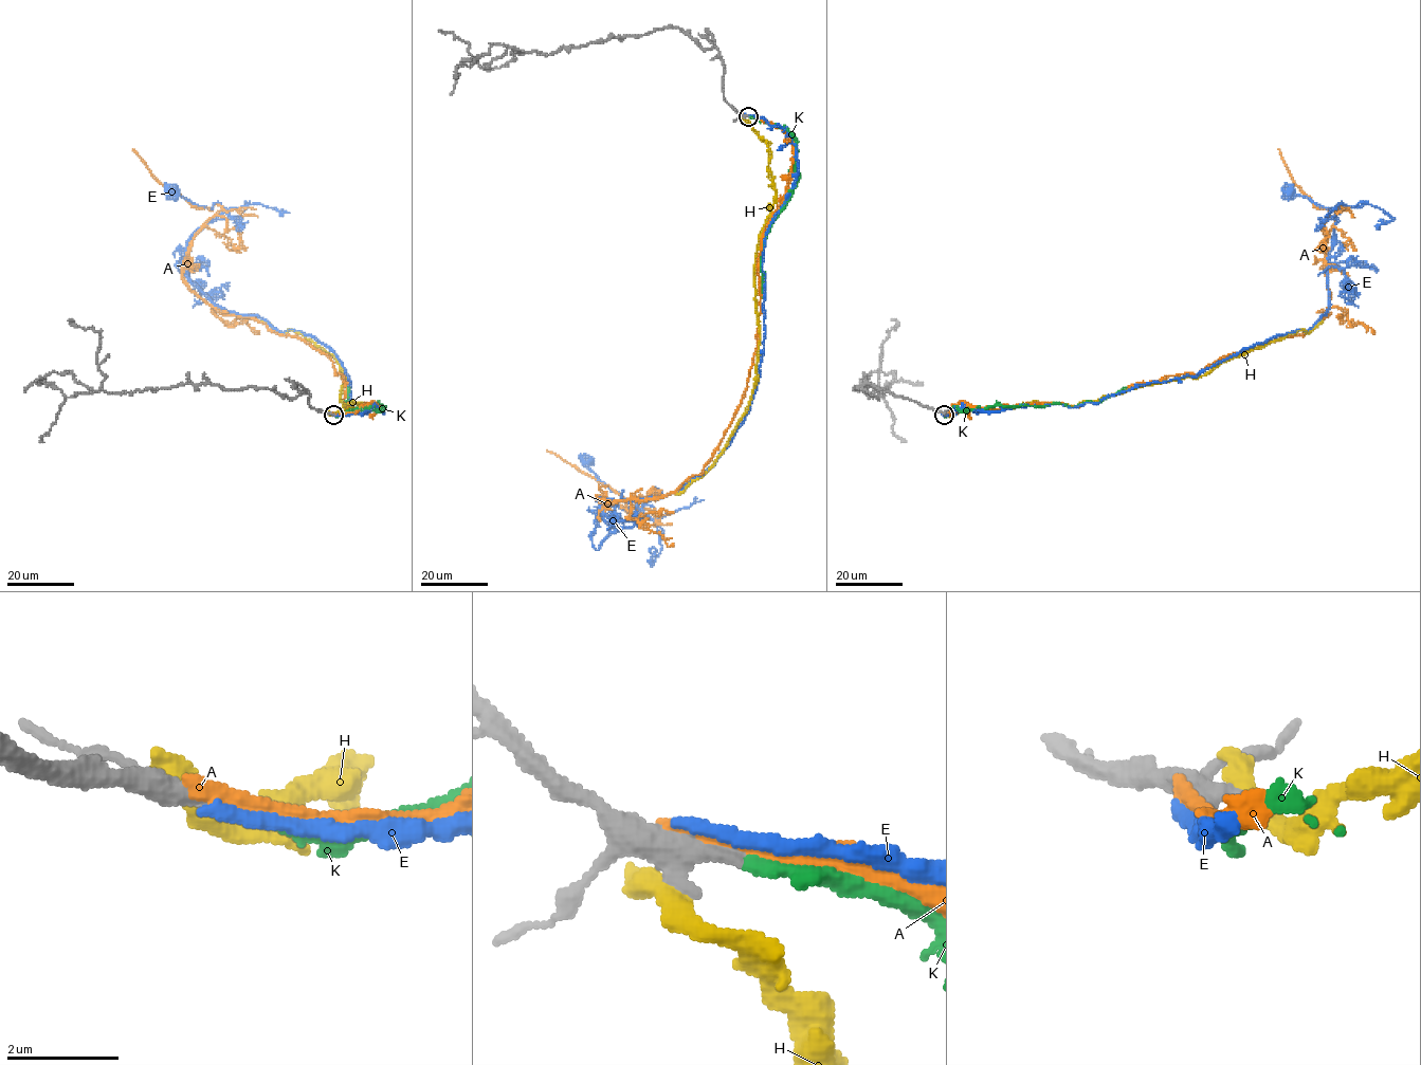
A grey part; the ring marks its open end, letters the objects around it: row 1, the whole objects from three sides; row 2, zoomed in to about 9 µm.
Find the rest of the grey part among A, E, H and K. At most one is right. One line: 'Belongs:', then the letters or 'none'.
Belongs: K

